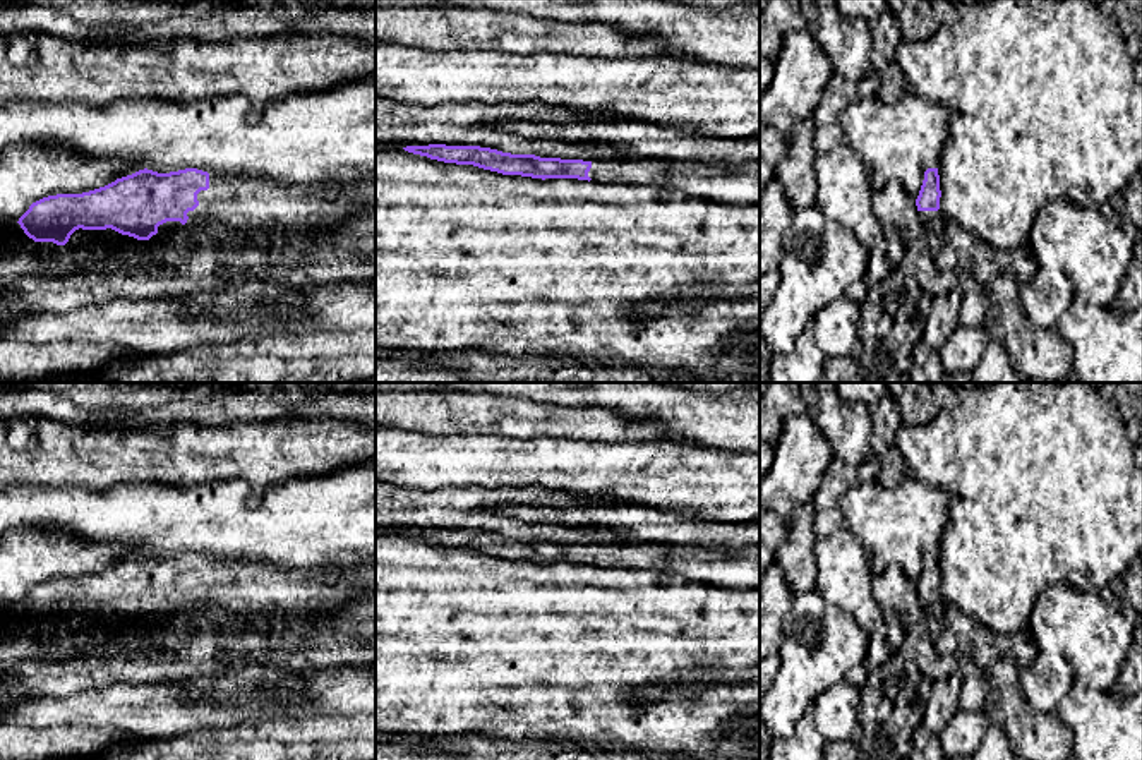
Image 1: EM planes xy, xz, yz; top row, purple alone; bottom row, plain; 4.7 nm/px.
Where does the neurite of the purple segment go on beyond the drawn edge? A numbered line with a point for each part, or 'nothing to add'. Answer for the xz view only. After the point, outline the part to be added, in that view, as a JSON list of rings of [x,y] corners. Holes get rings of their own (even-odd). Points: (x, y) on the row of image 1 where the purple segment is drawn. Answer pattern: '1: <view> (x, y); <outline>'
1: xz (734, 184); [[[672,160],[592,161],[588,177],[602,184],[633,184],[677,189],[694,197],[753,206],[760,204],[760,161],[744,165],[708,165]]]

